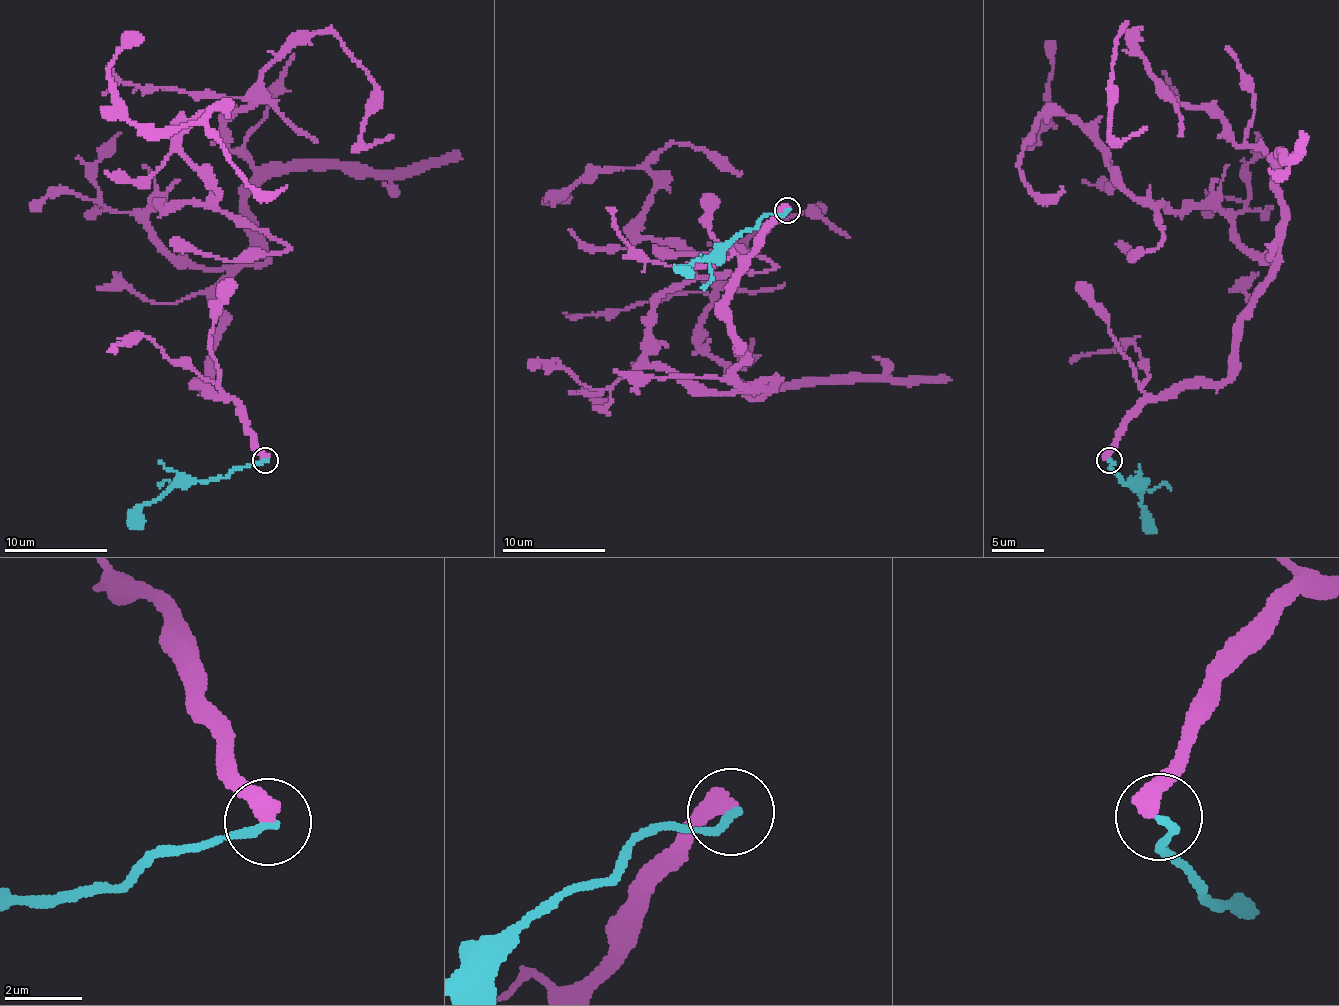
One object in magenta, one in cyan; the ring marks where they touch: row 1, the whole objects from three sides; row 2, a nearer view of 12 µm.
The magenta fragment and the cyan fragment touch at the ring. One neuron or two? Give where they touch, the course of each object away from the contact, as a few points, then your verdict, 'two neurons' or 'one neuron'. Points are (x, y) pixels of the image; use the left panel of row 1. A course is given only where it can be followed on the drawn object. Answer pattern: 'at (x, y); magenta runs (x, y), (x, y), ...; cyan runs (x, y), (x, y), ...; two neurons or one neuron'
at (265, 460); magenta runs (266, 459), (197, 387), (227, 273), (147, 219), (218, 196), (180, 143), (215, 107), (126, 117), (143, 37); cyan runs (266, 459), (260, 464), (242, 467), (223, 478), (178, 481), (141, 507), (136, 523), (130, 528); two neurons

